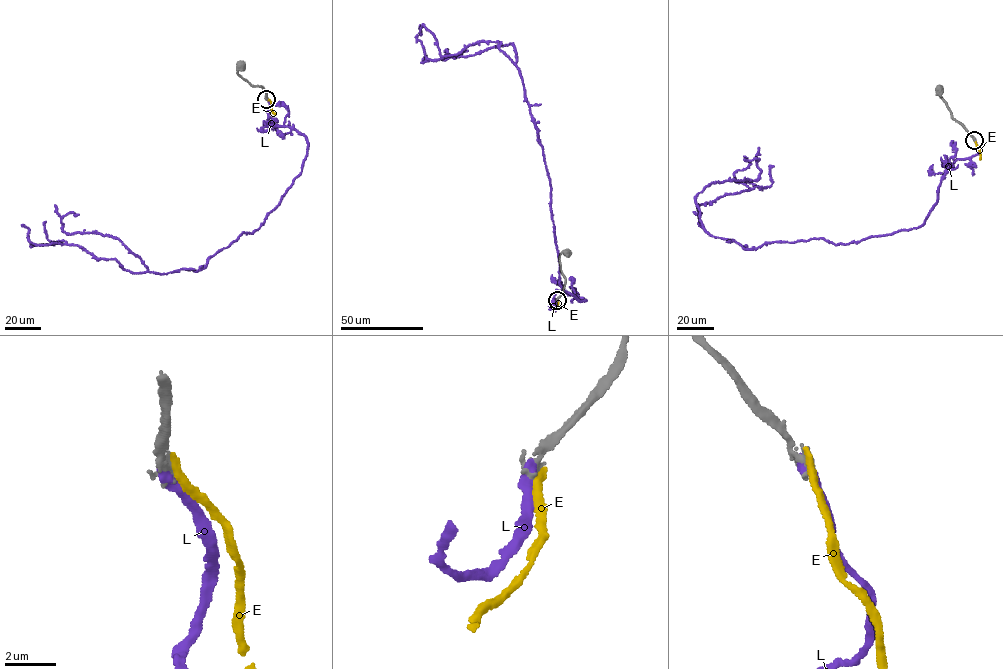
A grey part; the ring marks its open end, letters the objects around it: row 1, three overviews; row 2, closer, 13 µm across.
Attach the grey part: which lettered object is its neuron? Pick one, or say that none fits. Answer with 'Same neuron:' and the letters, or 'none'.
Same neuron: none

